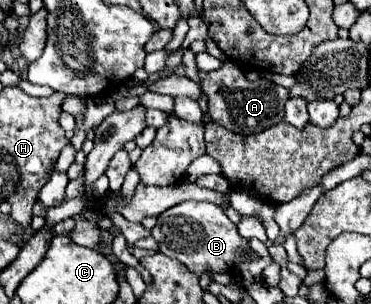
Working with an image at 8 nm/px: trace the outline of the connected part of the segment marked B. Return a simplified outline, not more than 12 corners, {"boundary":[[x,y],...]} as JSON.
{"boundary":[[220,206],[158,216],[162,254],[194,274],[232,272],[248,240]]}

